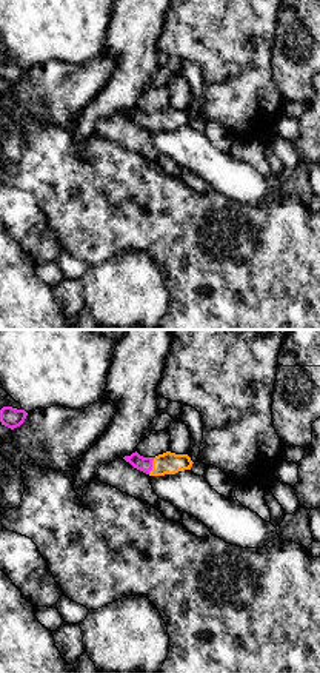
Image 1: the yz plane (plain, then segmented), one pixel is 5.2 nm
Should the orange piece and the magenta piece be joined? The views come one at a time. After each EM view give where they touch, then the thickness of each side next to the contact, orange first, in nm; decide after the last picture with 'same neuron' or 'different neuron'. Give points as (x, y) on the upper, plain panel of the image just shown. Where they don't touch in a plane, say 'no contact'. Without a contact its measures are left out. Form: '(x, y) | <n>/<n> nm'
(153, 120) | 120/80 nm

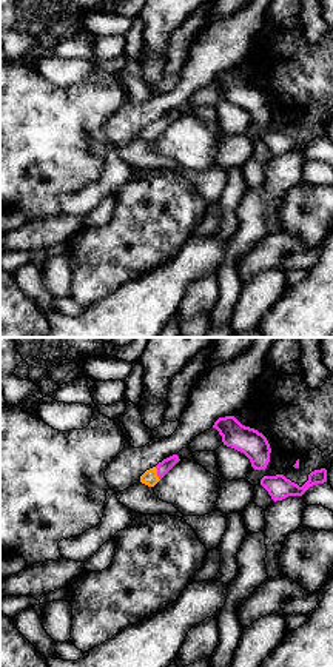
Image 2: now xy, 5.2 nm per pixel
(156, 128) | 90/70 nm

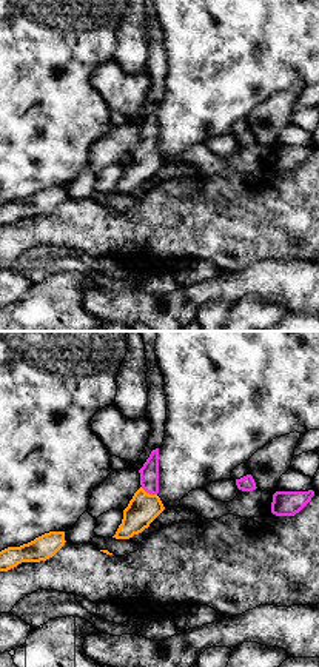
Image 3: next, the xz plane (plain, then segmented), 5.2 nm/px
(148, 148) | 160/100 nm

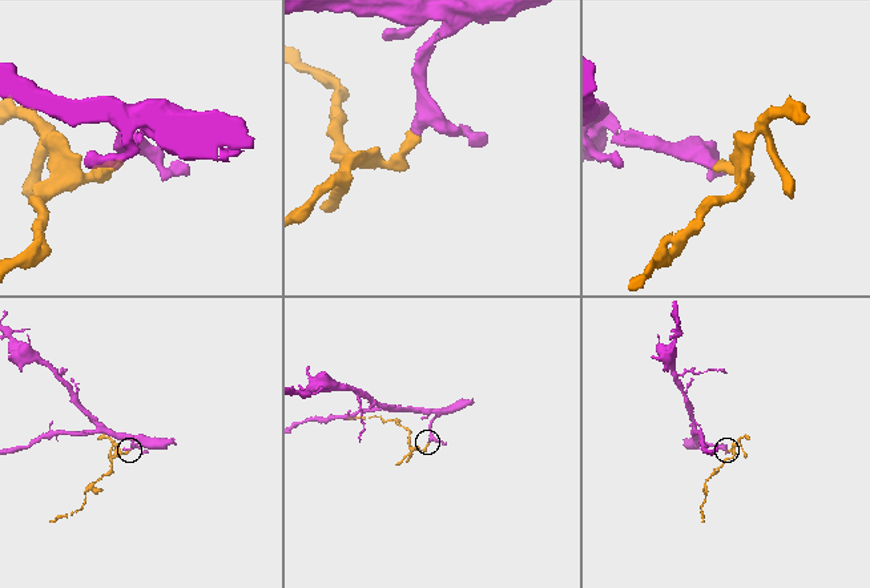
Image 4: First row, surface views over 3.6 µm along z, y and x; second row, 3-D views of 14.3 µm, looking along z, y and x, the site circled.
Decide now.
same neuron

